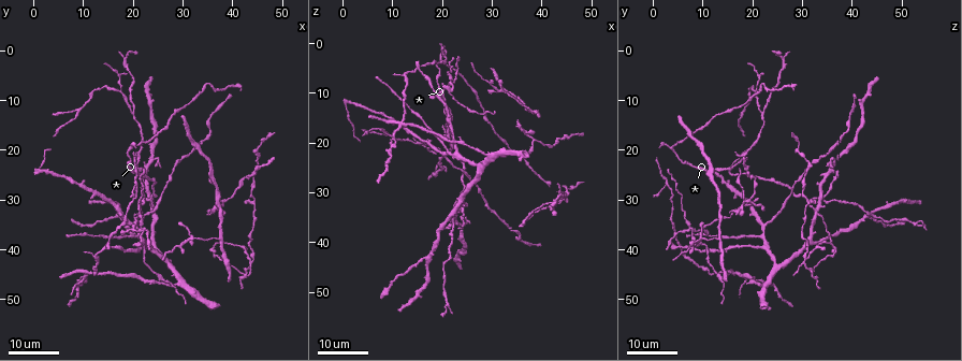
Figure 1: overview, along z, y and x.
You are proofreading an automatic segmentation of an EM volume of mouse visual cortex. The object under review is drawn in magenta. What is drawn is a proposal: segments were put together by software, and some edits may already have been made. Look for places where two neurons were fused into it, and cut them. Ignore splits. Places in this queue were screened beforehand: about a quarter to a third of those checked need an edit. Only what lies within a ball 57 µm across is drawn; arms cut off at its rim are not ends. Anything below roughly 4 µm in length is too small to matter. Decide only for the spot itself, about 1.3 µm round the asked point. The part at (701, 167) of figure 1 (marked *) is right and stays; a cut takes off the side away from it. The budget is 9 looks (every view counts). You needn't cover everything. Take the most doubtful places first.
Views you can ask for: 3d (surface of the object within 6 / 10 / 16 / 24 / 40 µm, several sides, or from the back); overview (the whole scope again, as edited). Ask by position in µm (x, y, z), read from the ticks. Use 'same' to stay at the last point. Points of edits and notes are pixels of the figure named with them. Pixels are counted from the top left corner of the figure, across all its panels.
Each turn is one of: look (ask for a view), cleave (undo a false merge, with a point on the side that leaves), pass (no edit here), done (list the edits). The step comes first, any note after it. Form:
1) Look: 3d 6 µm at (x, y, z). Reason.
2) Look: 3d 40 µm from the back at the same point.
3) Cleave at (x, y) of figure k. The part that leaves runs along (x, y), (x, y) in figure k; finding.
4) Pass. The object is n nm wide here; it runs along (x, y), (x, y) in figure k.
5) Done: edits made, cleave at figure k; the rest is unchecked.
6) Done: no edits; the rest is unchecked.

Look: 3d 16 µm at (17.0, 8.0, 20.5). Small branch off a trunk.

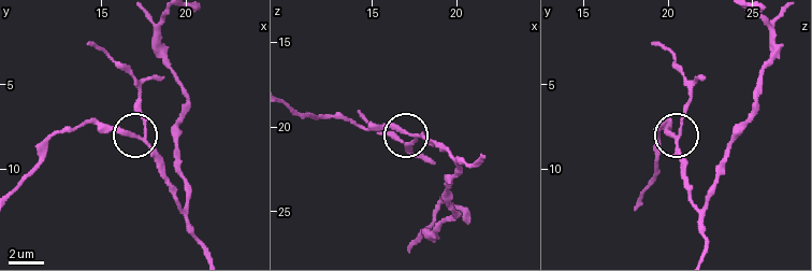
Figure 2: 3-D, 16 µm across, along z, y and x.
Look: 3d 6 µm at (17.4, 8.0, 20.5).

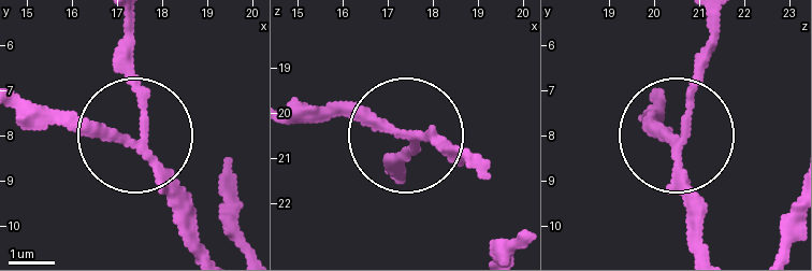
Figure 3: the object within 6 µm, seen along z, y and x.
Pass. 3 arms meet here; it runs along (203, 242), (194, 208), (138, 138), (129, 23) in figure 3; one neuron here.

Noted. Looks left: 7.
Look: 3d 16 µm at (10.0, 46.0, 19.0).

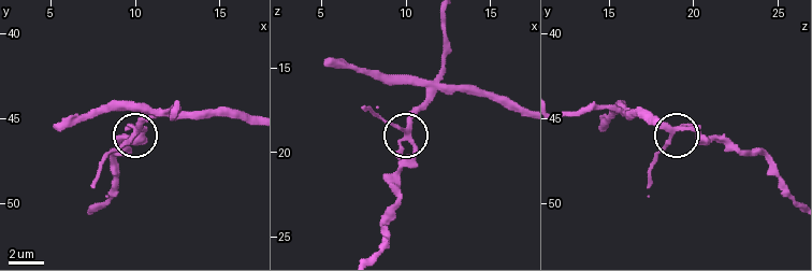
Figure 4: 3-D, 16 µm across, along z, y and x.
Look: 3d 10 µm at (10.2, 45.8, 19.0).

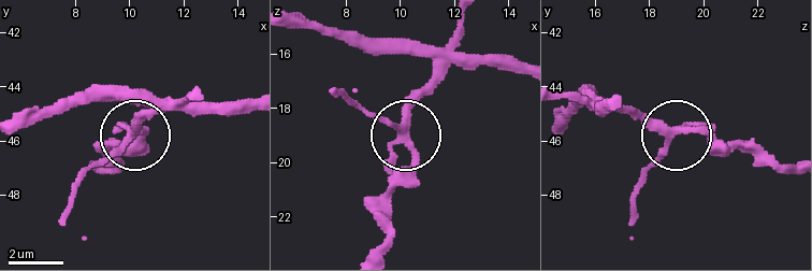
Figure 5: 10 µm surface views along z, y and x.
Pass. The side arm is 5 µm long; it runs along (521, 71), (451, 67), (403, 129), (357, 101) in figure 5; all the same neuron.

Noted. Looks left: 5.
Look: 3d 16 µm at (20.0, 12.0, 22.0). Two arms in line, one across.

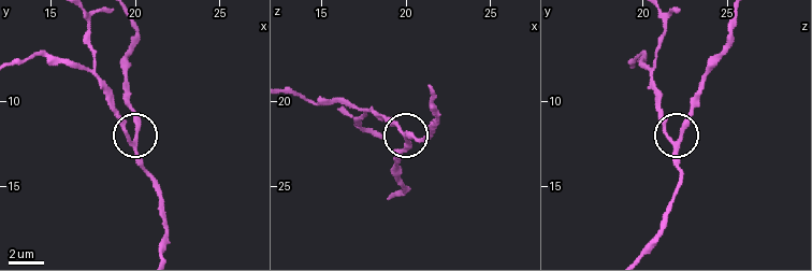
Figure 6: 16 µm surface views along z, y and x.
Look: 3d 6 µm at (19.9, 12.2, 22.1). Closer look.

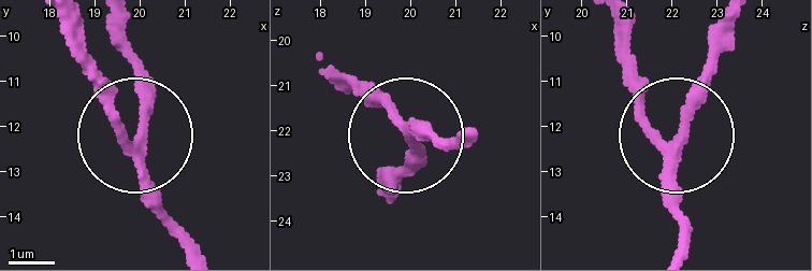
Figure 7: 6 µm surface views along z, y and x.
Pass. 3 arms meet here; one neuron here.

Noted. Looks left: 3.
Look: 3d 16 µm at (22.0, 36.0, 8.0). Branch point.

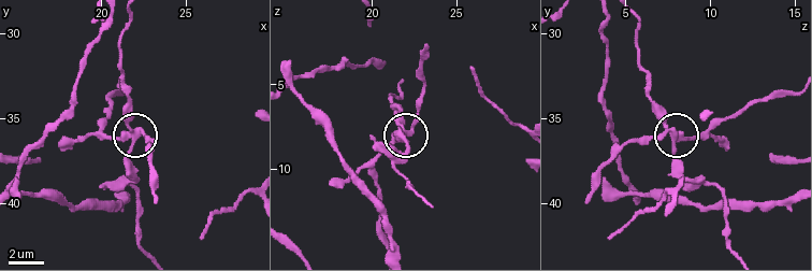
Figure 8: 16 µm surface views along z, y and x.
Look: 3d 6 µm at (22.2, 35.9, 7.8).

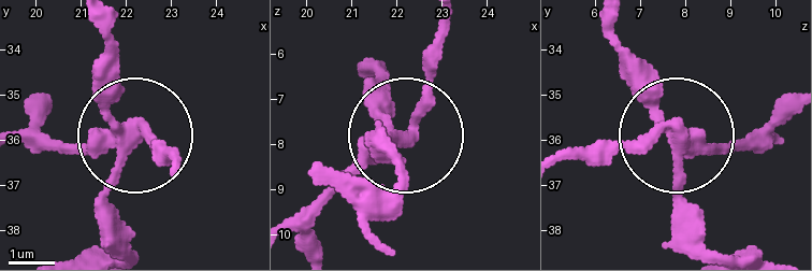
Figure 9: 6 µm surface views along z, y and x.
Cleave at (118, 72) of figure 9. 3 arms meet here; a second neuron is stuck on.

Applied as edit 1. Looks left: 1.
Done: edits made, cleave at figure 9; the rest is unchecked.

